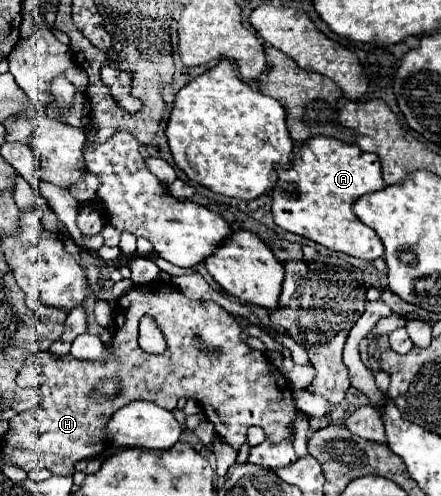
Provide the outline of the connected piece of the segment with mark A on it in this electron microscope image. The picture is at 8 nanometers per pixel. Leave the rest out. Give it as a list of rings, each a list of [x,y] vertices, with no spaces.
[[[310,137],[302,143],[294,143],[292,153],[294,159],[288,169],[276,165],[278,183],[272,189],[274,223],[330,251],[340,251],[364,261],[382,257],[384,247],[378,235],[352,215],[352,203],[358,197],[380,191],[386,185],[378,155],[364,153],[356,145],[342,143],[334,137]]]

